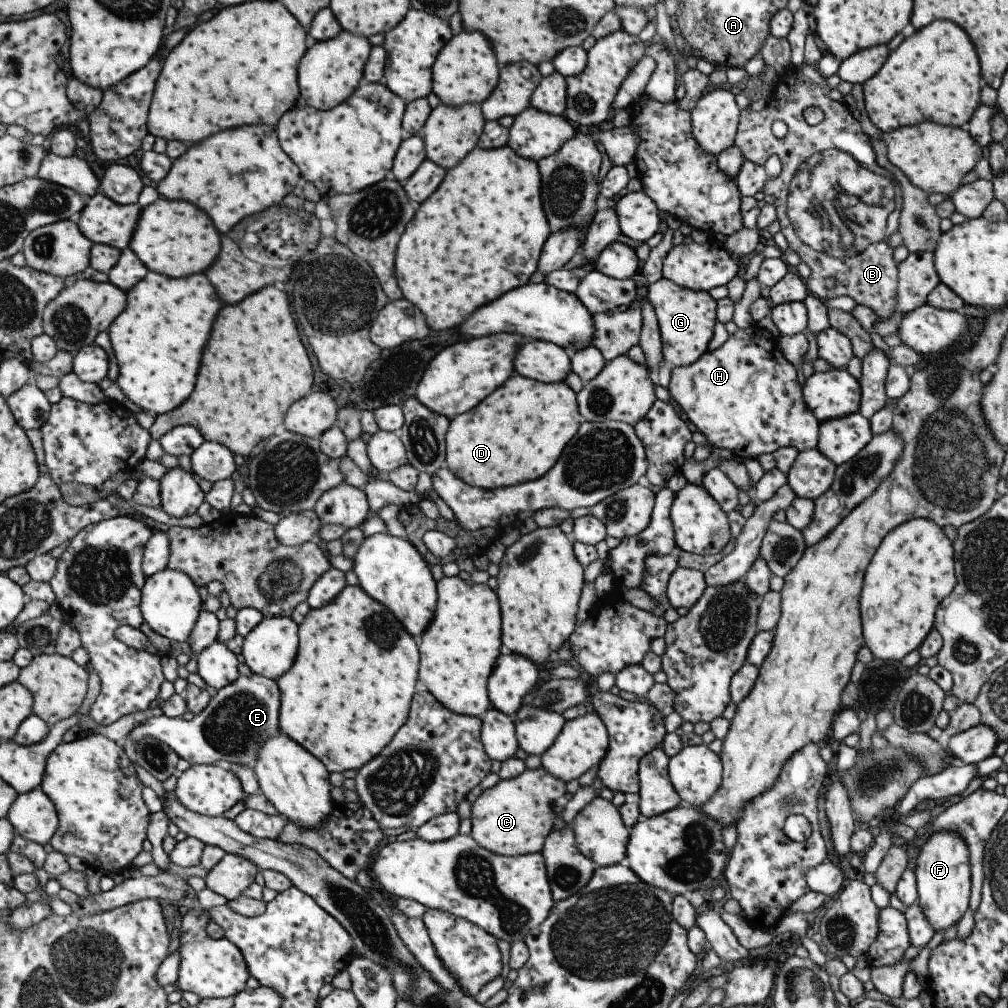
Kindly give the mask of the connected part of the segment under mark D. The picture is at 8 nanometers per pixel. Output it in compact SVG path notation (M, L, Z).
M513 374L493 394L479 402L473 412L458 414L444 434L445 468L466 485L485 490L508 487L540 479L561 456L565 444L584 421L576 405L576 394L564 383L542 383Z

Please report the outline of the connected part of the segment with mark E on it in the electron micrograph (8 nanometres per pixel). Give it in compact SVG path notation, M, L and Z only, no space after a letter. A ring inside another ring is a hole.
M255 673L249 676L239 675L215 694L207 709L190 721L185 721L182 717L171 718L165 714L151 717L133 728L129 737L135 744L145 737L161 739L191 766L215 765L219 760L226 760L233 766L251 767L256 762L264 741L278 733L280 701L277 682Z

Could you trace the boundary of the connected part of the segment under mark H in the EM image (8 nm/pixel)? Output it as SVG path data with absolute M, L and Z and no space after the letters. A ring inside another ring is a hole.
M752 326L738 328L717 349L706 350L690 365L671 367L666 389L687 420L705 436L711 448L730 450L742 458L772 454L774 450L783 447L793 447L798 452L816 448L819 422L812 410L807 410L802 399L799 372L783 356L773 340L767 340Z

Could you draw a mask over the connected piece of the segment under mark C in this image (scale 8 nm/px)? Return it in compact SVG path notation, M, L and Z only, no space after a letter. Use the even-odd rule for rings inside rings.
M543 767L525 769L515 778L499 779L499 781L488 789L483 789L479 796L470 806L471 831L469 836L484 849L496 855L514 857L527 853L540 852L545 837L556 826L555 820L558 817L559 805L563 802L565 783L552 774L549 774Z

